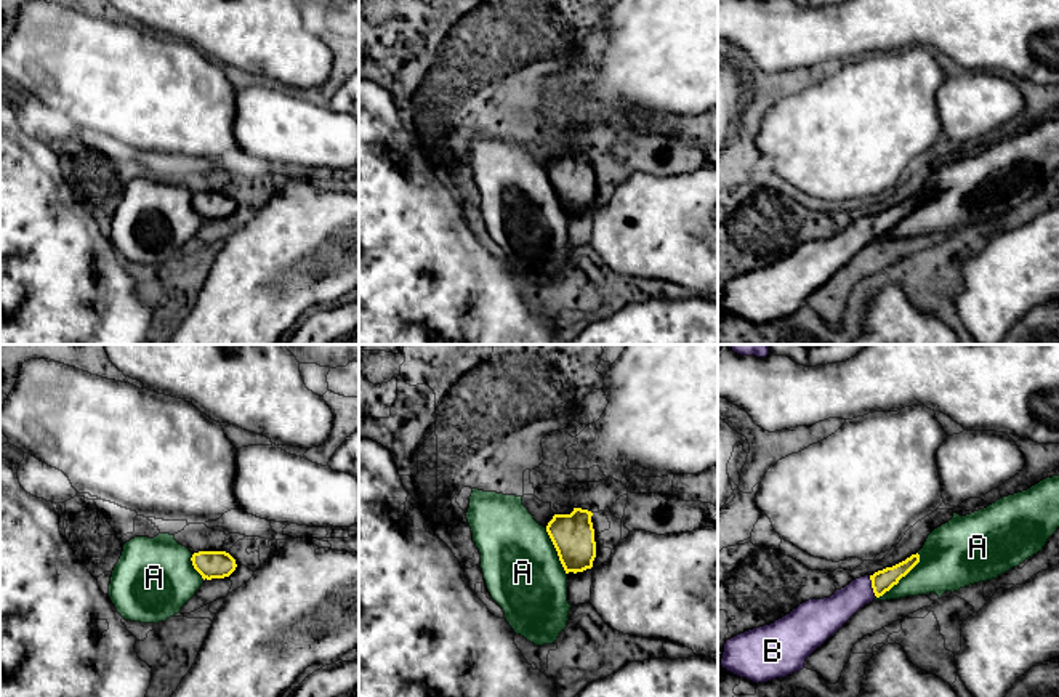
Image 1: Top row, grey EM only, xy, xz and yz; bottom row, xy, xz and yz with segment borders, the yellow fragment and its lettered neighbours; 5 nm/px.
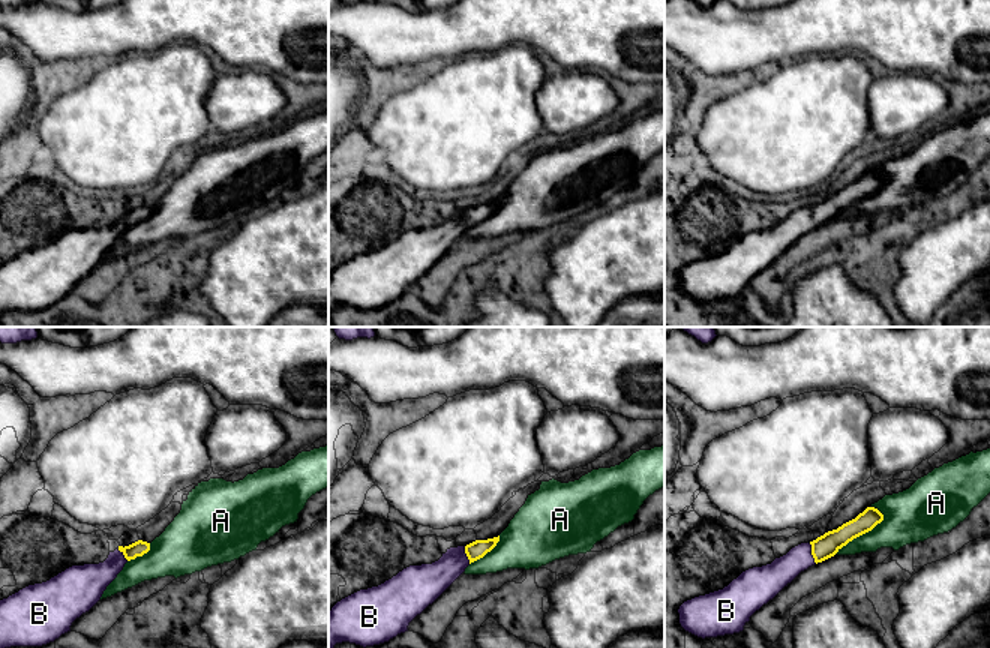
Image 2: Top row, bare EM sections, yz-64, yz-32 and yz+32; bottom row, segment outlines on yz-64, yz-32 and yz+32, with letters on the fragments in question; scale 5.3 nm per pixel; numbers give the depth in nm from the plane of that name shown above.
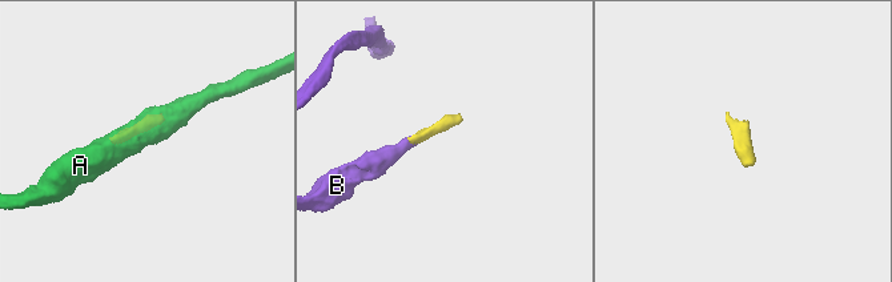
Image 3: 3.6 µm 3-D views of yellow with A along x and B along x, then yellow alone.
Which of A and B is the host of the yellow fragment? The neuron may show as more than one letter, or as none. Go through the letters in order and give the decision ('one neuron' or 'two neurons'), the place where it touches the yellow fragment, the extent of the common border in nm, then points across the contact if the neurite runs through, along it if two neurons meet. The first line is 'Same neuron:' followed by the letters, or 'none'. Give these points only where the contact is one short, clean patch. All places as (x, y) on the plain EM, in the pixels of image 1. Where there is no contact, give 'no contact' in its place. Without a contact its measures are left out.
Same neuron: B
A: two neurons | yz (901, 218) | 320 nm
B: one neuron | yz (872, 228) | 120 nm | across yz (883, 221), (872, 228), (859, 233), (830, 255)

